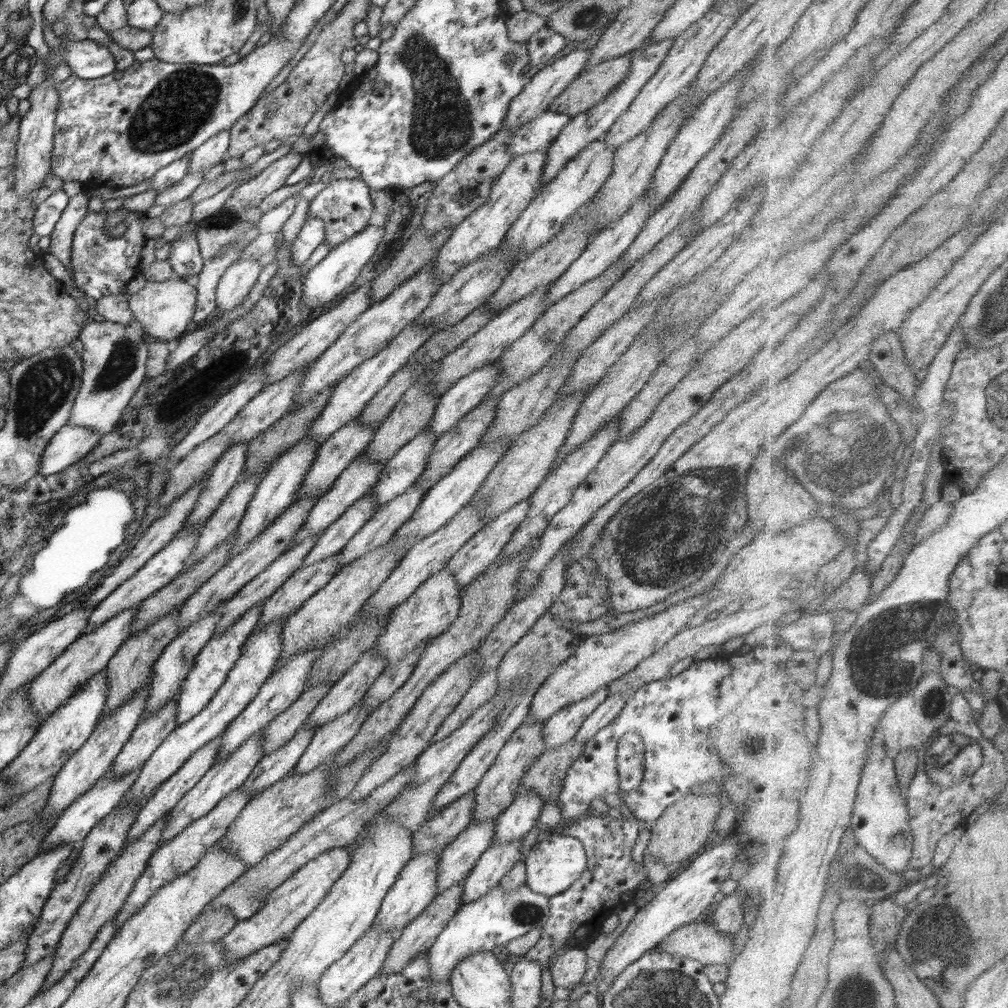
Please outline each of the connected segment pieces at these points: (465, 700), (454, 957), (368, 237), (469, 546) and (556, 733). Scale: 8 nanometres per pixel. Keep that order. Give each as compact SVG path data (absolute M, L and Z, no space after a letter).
M492 670L473 680L456 708L446 717L434 734L433 743L442 740L457 728L460 728L468 716L472 716L483 704L490 702L497 694L498 670Z
M525 884L512 889L498 885L486 896L462 904L427 950L429 977L433 982L449 980L456 965L471 954L491 952L495 946L508 944L533 928L542 927L550 914L549 900L549 896L538 894Z
M368 225L362 232L354 238L332 248L328 255L318 262L303 278L301 304L308 308L320 308L328 302L332 302L341 292L350 288L354 280L360 274L360 270L374 261L380 254L379 248L383 244L384 227Z
M527 498L500 514L497 518L492 519L492 521L488 521L486 526L480 532L474 534L456 552L456 555L447 562L445 568L448 569L451 576L454 576L454 580L456 580L456 583L460 587L464 588L466 585L472 583L476 579L476 576L480 576L490 565L499 559L501 552L504 550L504 546L510 542L510 537L513 536L516 528L518 528L518 524L522 524L522 520L527 518L529 506L529 498Z
M607 686L599 688L598 692L592 696L587 696L584 700L564 707L545 720L541 732L545 738L544 751L562 746L575 738L575 734L586 717L591 715L607 699L608 694Z

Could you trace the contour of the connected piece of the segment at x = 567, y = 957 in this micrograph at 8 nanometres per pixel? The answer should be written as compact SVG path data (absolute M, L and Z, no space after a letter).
M582 946L568 949L558 959L552 967L551 977L555 986L578 986L586 972L586 953Z

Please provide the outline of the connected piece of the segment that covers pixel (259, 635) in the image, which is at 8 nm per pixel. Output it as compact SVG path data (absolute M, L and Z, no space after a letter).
M287 616L275 618L273 622L267 624L266 628L260 628L258 632L250 635L241 647L242 655L240 659L234 664L225 683L215 692L210 702L194 718L178 725L170 732L143 764L138 778L123 798L126 803L134 805L136 801L148 797L165 780L178 772L195 752L198 752L210 740L221 736L226 727L246 708L247 704L250 704L250 701L258 694L262 684L276 669L278 658L282 654L281 634L286 619Z

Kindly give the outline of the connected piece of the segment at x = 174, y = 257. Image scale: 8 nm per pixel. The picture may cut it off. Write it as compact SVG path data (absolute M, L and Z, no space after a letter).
M194 219L188 223L191 224L189 232L174 239L167 258L173 268L174 276L183 280L197 278L206 261L199 251L199 244L195 237L196 228L202 224Z

